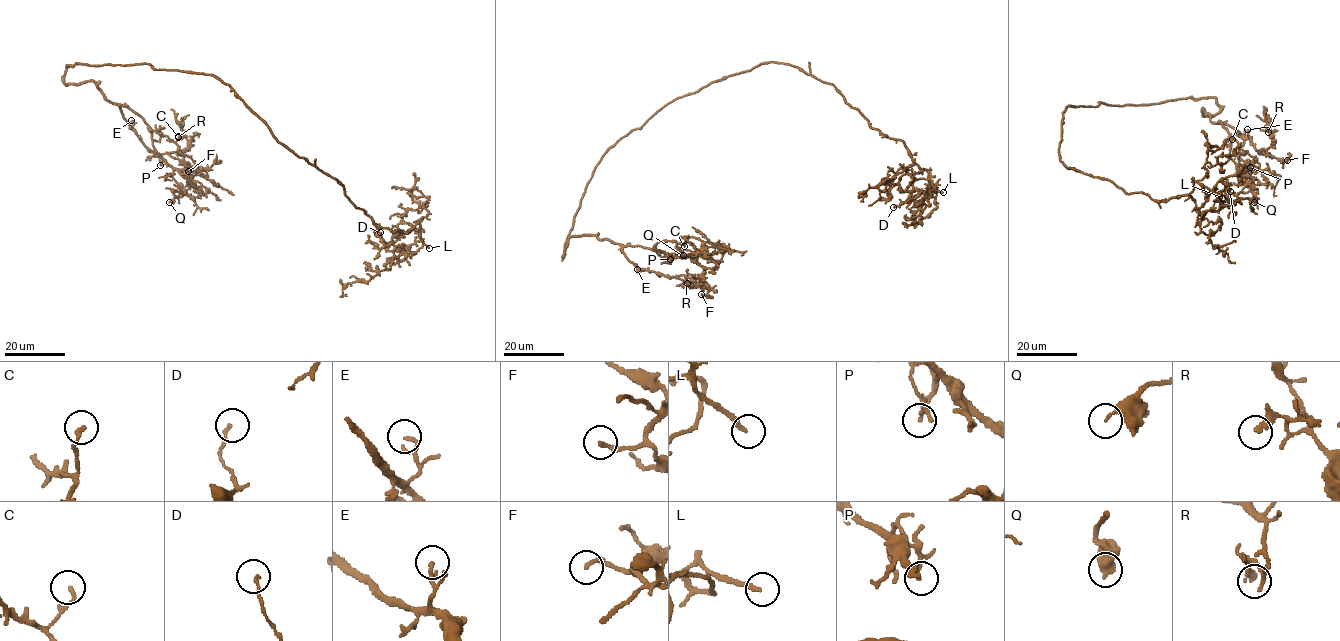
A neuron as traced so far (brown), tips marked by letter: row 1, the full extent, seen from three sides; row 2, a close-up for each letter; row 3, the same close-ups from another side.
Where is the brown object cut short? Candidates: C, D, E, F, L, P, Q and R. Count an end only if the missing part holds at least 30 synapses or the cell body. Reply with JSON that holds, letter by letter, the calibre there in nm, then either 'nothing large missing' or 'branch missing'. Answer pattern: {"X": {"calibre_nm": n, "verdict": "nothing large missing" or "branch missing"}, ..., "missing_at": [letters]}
{"C": {"calibre_nm": 150, "verdict": "nothing large missing"}, "D": {"calibre_nm": 120, "verdict": "nothing large missing"}, "E": {"calibre_nm": 140, "verdict": "nothing large missing"}, "F": {"calibre_nm": 200, "verdict": "nothing large missing"}, "L": {"calibre_nm": 190, "verdict": "branch missing"}, "P": {"calibre_nm": 120, "verdict": "nothing large missing"}, "Q": {"calibre_nm": 200, "verdict": "nothing large missing"}, "R": {"calibre_nm": 150, "verdict": "nothing large missing"}, "missing_at": ["L"]}

